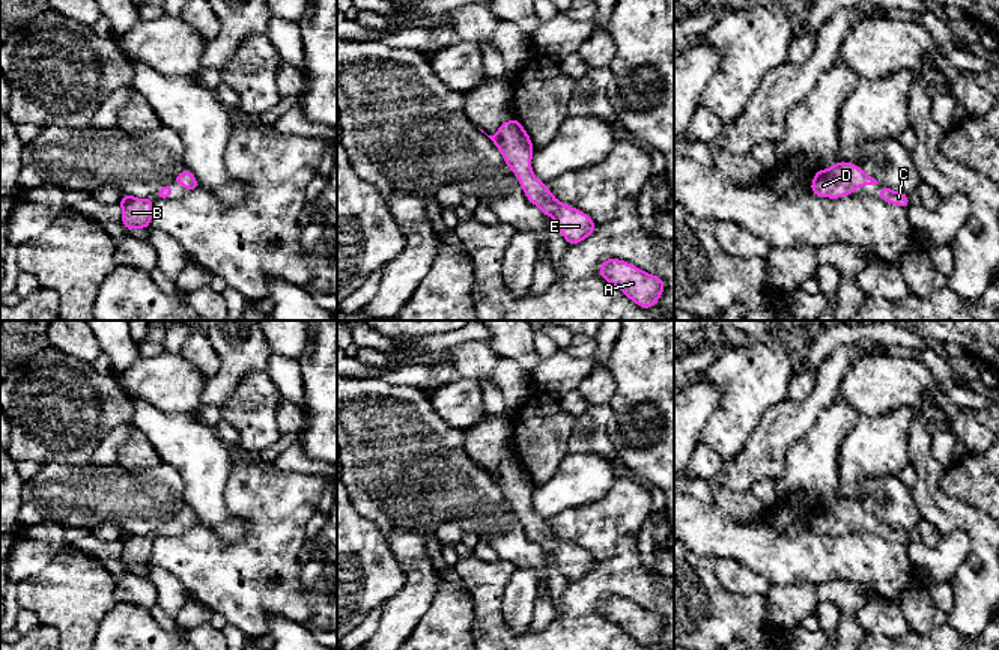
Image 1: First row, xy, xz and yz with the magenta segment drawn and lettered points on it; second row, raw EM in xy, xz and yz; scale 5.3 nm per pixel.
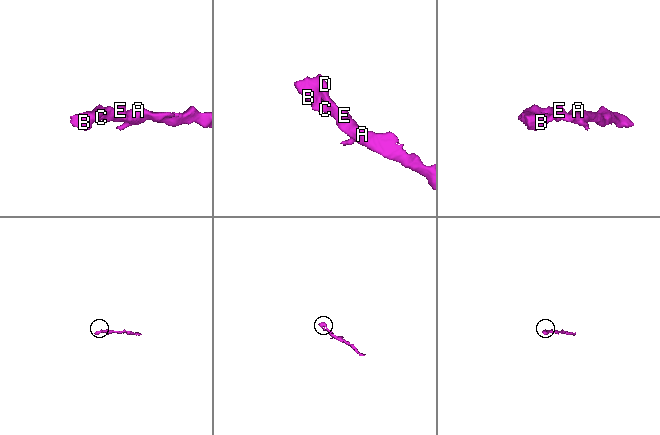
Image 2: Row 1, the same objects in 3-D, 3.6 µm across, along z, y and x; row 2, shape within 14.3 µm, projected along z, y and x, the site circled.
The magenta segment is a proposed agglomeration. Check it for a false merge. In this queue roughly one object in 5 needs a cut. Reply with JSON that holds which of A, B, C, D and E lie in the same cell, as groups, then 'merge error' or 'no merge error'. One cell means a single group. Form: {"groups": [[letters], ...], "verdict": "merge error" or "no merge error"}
{"groups": [["A", "B", "C", "D", "E"]], "verdict": "no merge error"}

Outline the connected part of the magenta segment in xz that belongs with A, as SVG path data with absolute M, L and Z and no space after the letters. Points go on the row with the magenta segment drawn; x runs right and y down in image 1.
M606 259L597 271L606 283L618 287L630 301L645 310L659 301L665 289L660 277L620 259Z

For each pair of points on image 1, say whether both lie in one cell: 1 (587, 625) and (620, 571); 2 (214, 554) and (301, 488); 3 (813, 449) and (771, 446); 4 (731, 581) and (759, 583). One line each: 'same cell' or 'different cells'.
1: same cell
2: same cell
3: different cells
4: same cell

